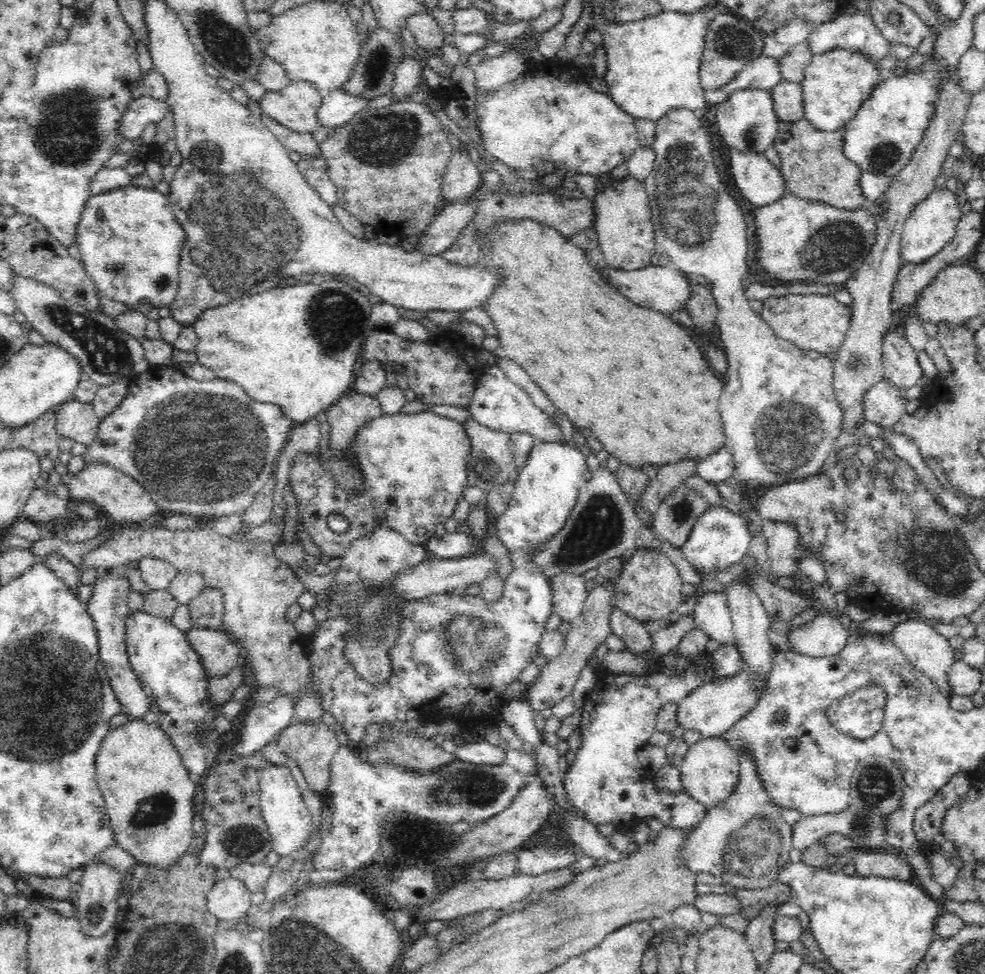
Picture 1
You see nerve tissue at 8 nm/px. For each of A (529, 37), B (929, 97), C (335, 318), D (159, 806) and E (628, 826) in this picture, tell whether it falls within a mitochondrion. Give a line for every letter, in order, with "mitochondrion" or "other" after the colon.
A: other
B: other
C: mitochondrion
D: mitochondrion
E: other

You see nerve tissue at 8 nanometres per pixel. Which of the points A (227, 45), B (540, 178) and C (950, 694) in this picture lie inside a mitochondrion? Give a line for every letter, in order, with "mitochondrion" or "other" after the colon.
A: mitochondrion
B: other
C: other

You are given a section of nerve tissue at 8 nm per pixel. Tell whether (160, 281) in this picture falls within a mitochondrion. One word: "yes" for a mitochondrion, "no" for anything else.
yes

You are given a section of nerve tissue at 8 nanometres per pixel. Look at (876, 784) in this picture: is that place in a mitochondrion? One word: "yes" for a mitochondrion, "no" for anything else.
yes

